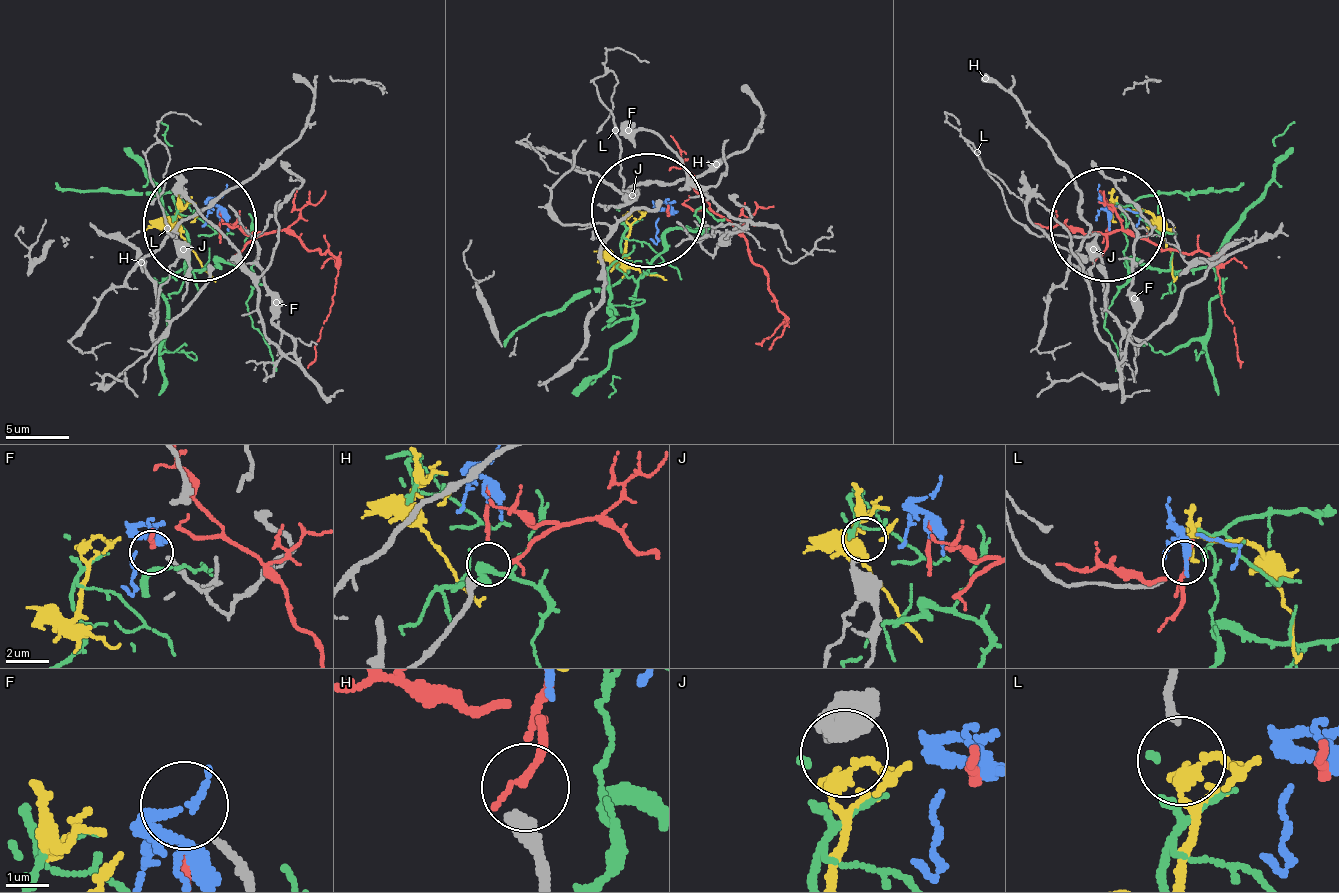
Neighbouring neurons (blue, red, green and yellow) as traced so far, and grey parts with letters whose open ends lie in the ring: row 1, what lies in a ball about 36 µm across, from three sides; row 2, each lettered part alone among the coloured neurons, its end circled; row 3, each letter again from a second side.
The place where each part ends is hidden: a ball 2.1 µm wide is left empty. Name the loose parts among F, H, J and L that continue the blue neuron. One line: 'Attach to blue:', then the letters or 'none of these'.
Attach to blue: none of these

